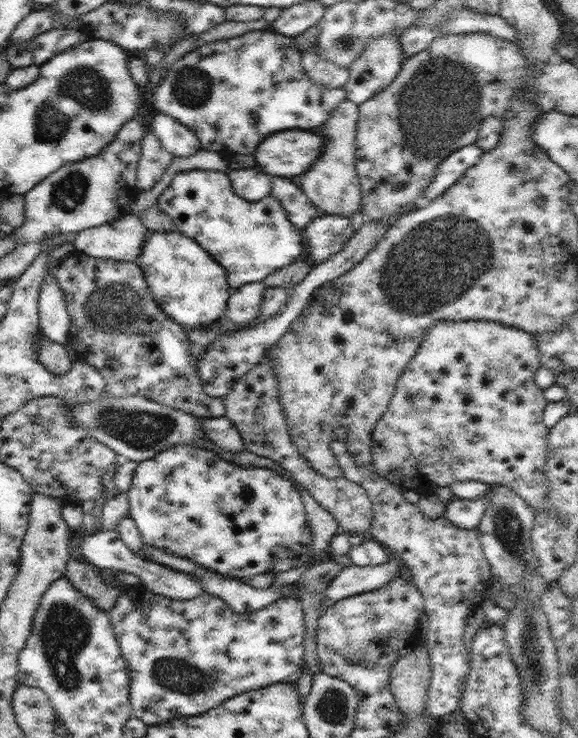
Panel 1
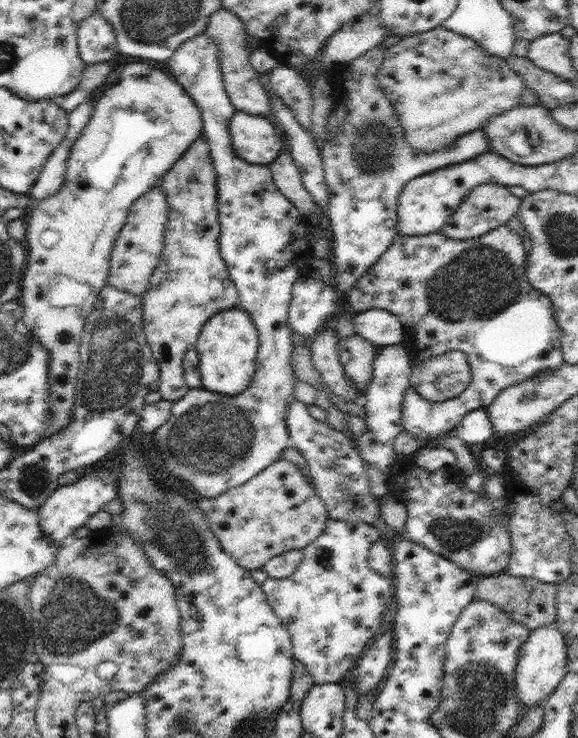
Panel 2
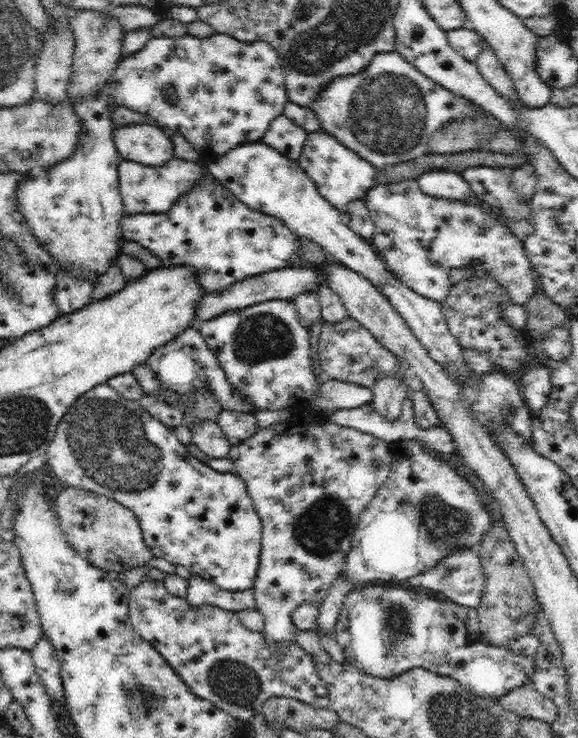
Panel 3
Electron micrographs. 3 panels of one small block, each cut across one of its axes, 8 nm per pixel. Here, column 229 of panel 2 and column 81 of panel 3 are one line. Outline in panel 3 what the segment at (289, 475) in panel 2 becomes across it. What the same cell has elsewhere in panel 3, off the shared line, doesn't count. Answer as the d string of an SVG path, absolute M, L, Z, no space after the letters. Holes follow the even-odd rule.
M68 486L59 492L54 504L60 527L70 547L74 547L92 565L103 571L122 575L127 570L151 563L154 558L143 540L143 532L136 515L116 500L83 488Z

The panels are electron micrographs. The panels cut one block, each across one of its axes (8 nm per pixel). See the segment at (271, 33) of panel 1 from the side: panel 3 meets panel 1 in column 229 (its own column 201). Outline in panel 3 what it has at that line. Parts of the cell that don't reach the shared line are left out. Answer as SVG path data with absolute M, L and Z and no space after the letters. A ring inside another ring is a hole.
M221 33L205 38L152 37L142 50L121 57L106 85L114 106L124 106L160 121L161 127L182 134L201 154L223 155L231 148L260 141L270 123L283 114L289 100L278 53L266 41L242 42Z

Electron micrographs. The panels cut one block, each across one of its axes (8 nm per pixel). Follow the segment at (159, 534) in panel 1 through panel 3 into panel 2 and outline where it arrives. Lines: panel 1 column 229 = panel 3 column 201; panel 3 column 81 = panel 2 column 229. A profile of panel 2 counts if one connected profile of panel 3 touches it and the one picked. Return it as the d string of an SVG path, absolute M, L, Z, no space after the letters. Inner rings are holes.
M199 33L176 49L168 60L168 66L170 74L194 99L201 112L203 133L208 137L208 147L217 178L220 252L239 294L240 301L237 306L250 314L258 331L256 373L249 388L237 396L226 398L204 388L190 389L182 399L173 402L170 418L154 432L157 452L164 460L161 470L165 470L172 478L174 476L182 483L186 480L188 487L197 497L210 499L217 498L229 488L248 482L253 476L276 463L289 445L286 413L295 400L294 389L299 379L294 372L292 360L294 345L298 339L290 336L293 330L290 329L287 319L293 286L300 278L302 268L308 266L308 258L313 255L310 250L312 237L305 232L306 216L278 190L268 166L245 162L233 149L229 122L237 109L226 92L218 54L220 49L216 41L206 33Z

